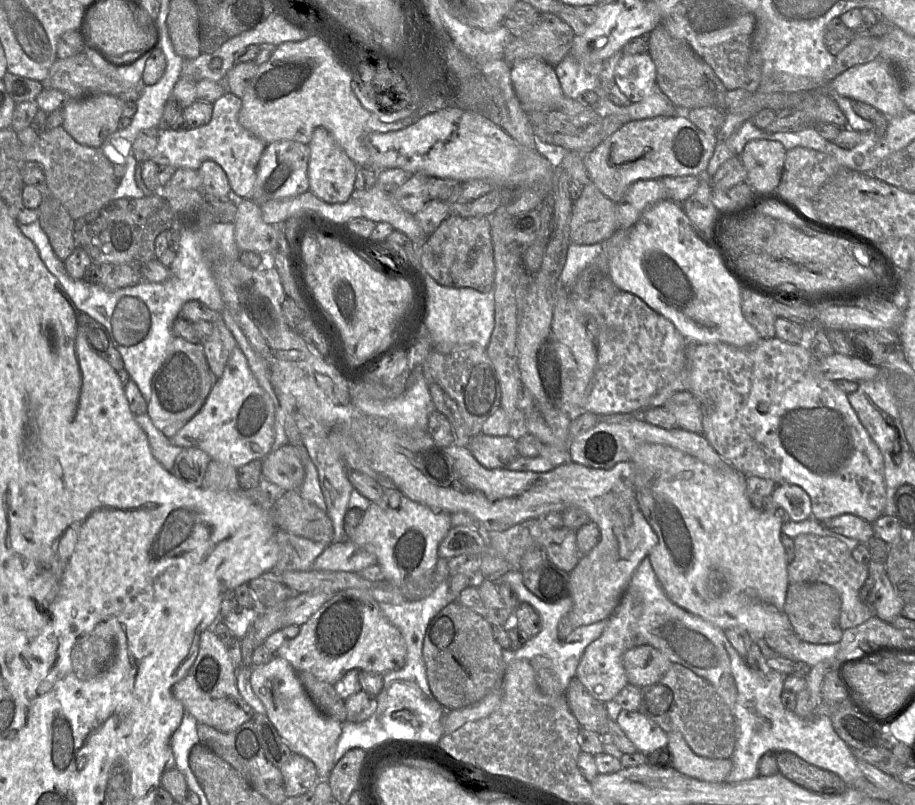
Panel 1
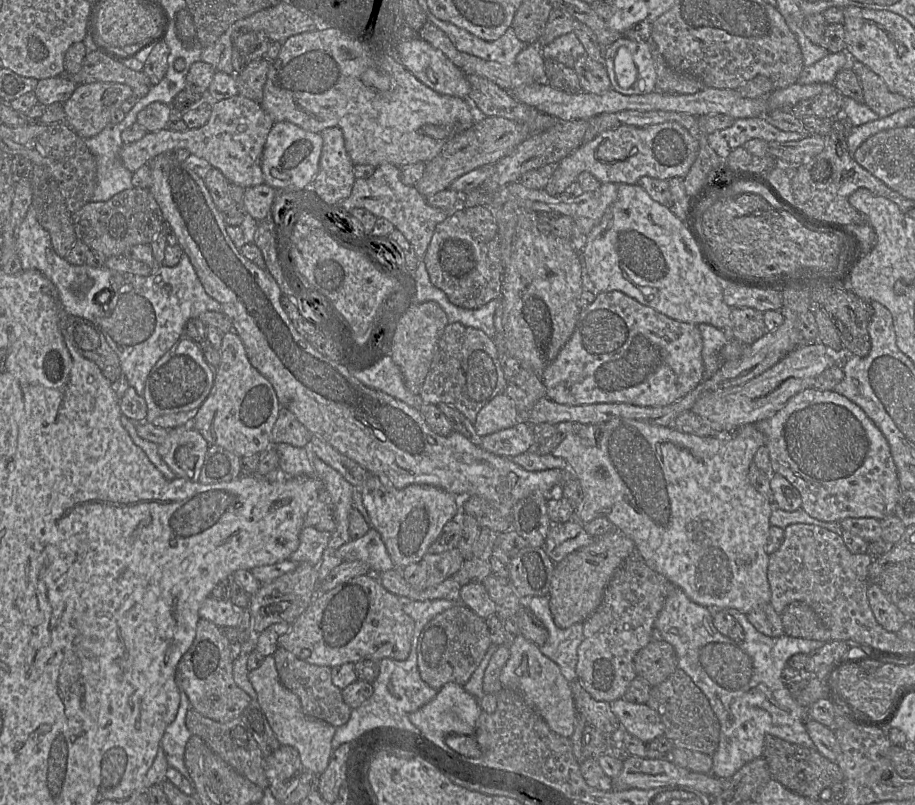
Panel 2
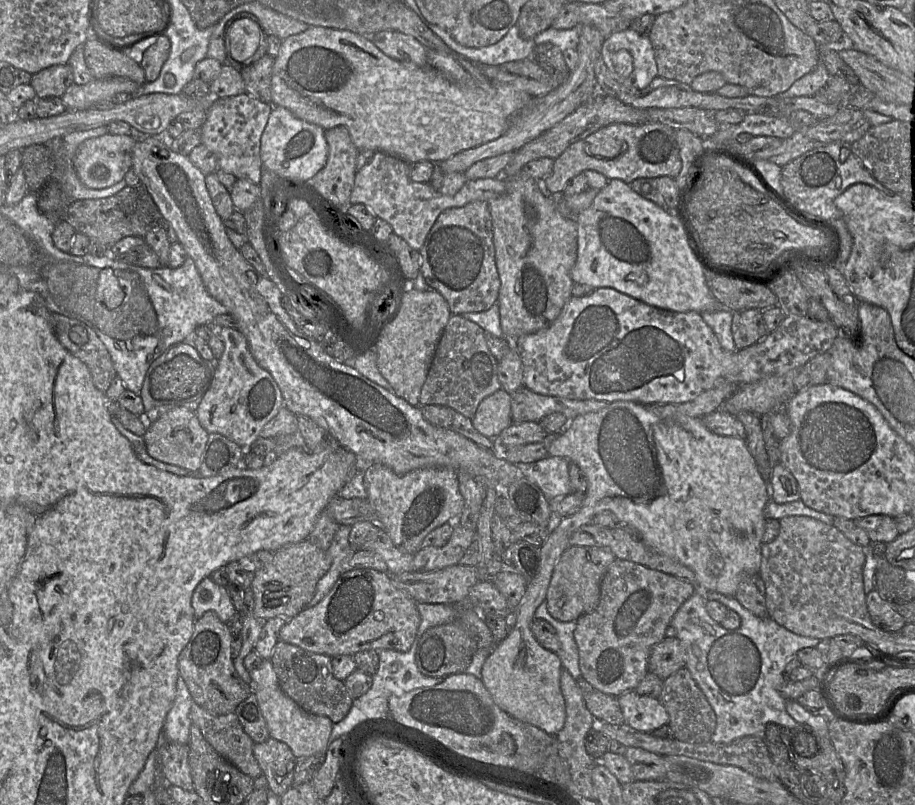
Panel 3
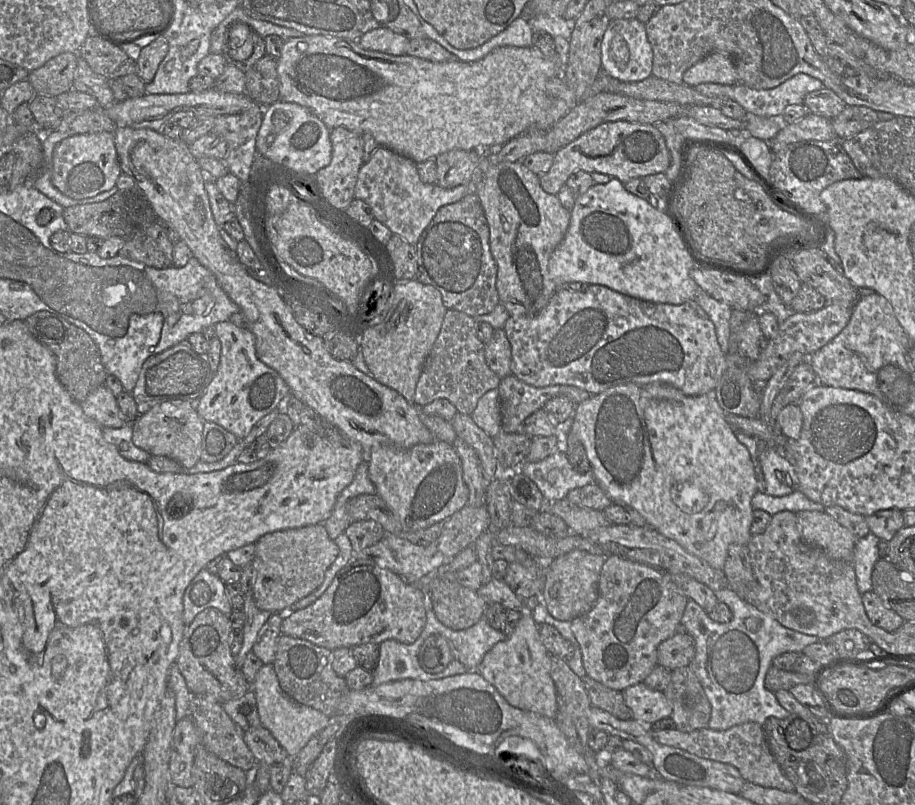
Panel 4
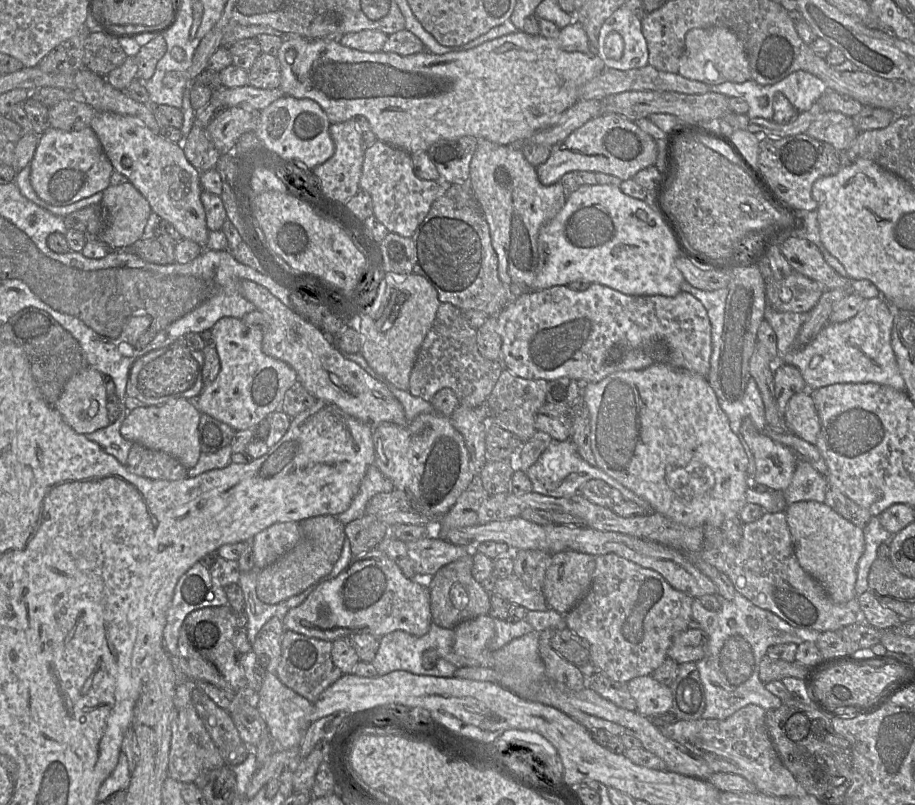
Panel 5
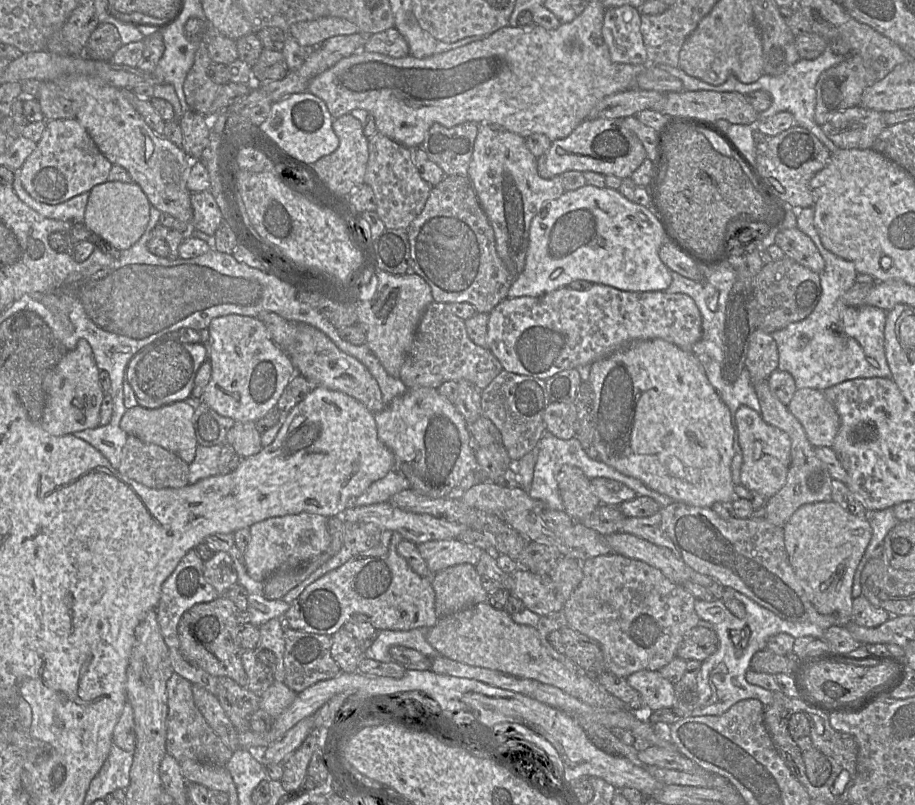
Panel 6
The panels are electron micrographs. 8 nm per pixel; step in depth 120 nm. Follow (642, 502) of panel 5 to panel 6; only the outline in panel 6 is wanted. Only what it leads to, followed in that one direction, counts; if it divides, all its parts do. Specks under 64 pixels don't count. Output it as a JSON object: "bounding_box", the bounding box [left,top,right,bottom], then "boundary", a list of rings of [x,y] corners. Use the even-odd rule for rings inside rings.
{"bounding_box":[528,430,674,511],"boundary":[[[546,430],[537,443],[536,447],[538,450],[538,455],[534,467],[532,483],[530,485],[528,494],[531,498],[543,502],[546,509],[558,511],[564,510],[563,502],[559,494],[558,484],[556,480],[557,474],[564,465],[572,465],[578,467],[590,480],[597,477],[604,477],[621,482],[632,489],[637,496],[651,497],[660,505],[660,507],[665,507],[674,502],[674,500],[669,496],[650,489],[640,480],[620,473],[601,460],[591,459],[586,454],[586,452],[582,448],[580,441],[576,437],[563,440],[557,438],[550,431]]]}

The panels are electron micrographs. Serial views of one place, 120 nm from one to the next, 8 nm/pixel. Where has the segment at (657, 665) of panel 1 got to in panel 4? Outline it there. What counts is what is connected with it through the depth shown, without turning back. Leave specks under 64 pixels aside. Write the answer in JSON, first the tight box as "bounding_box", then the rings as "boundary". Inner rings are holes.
{"bounding_box":[657,633,695,671],"boundary":[[[675,633],[659,644],[657,663],[673,671],[689,665],[694,659],[695,651],[695,641],[690,634]]]}

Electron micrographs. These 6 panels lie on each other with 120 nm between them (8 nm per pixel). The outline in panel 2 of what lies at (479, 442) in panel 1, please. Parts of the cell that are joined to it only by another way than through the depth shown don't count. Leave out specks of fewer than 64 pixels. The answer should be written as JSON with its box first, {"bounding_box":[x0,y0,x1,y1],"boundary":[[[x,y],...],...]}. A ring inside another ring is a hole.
{"bounding_box":[480,421,535,458],"boundary":[[[519,421],[516,425],[482,437],[480,445],[493,454],[513,458],[532,450],[535,446],[533,426]]]}

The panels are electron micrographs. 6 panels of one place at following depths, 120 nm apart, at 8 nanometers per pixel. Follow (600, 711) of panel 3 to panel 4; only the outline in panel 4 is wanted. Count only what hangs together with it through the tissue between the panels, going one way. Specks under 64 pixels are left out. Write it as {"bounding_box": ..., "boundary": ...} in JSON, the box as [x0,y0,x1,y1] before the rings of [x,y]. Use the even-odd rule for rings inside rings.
{"bounding_box":[581,674,632,720],"boundary":[[[587,674],[581,679],[592,706],[605,710],[620,720],[632,719],[632,711],[626,705],[622,691],[606,687]]]}

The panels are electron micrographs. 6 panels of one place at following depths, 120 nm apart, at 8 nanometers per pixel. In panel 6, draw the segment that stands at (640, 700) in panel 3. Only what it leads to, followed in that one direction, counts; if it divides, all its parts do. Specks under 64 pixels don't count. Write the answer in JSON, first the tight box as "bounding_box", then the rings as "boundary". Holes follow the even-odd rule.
{"bounding_box":[626,670,674,711],"boundary":[[[639,670],[626,679],[629,685],[640,693],[646,710],[655,711],[674,706],[674,685],[659,671]]]}

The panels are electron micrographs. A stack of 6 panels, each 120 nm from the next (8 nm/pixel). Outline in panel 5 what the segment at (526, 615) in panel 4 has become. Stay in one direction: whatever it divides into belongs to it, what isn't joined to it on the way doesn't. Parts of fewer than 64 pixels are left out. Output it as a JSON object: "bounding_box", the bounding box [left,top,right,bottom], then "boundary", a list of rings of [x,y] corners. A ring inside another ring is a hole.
{"bounding_box":[490,631,545,699],"boundary":[[[532,631],[490,652],[490,667],[501,674],[500,685],[524,699],[528,686],[545,678],[538,633]]]}

